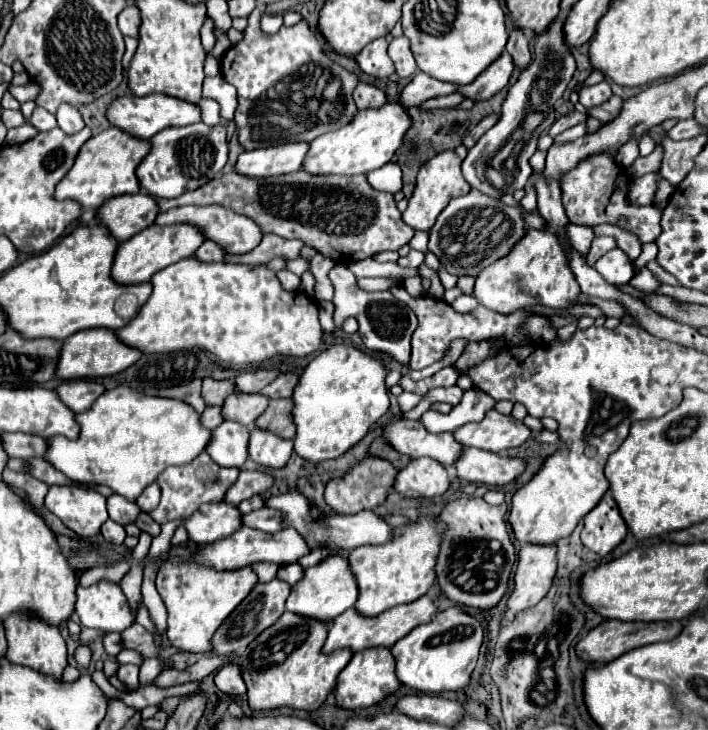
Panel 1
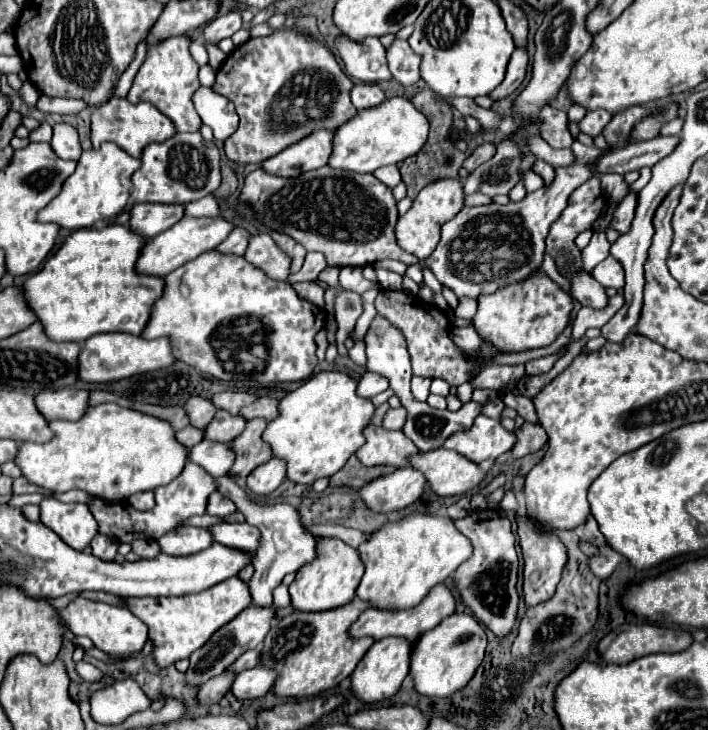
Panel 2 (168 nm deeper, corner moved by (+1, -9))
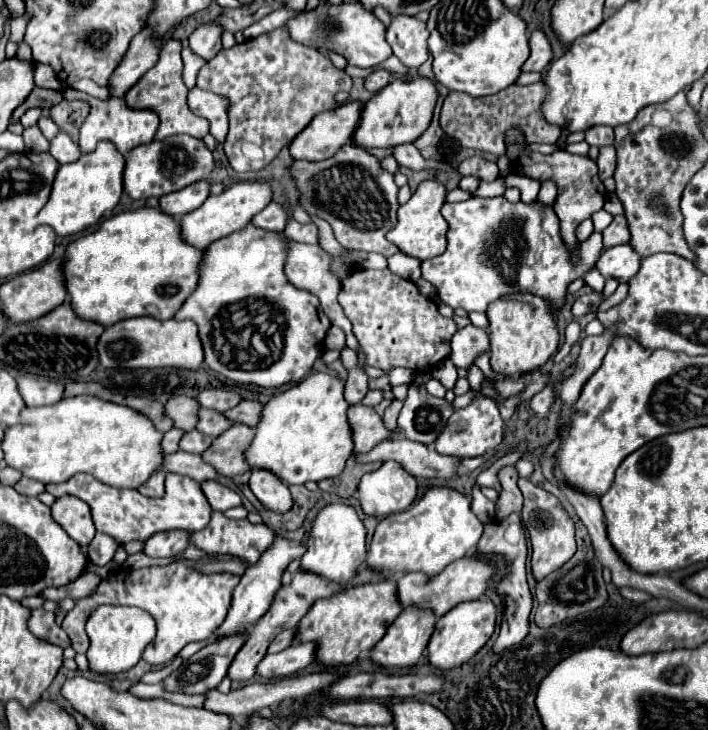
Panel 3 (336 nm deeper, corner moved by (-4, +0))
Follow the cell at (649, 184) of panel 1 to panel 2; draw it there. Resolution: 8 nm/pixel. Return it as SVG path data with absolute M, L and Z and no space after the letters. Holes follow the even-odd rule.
M628 193L622 199L622 203L616 207L614 219L612 219L610 227L616 229L620 235L628 233L630 231L630 225L632 225L632 219L634 219L634 209L636 209L636 195L634 193Z

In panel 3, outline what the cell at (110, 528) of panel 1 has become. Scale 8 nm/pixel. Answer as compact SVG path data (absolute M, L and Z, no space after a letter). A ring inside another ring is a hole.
M99 532L99 534L95 534L93 542L89 544L89 560L97 566L105 566L107 562L113 560L113 554L115 554L117 546L119 544L115 540L111 540L111 536Z

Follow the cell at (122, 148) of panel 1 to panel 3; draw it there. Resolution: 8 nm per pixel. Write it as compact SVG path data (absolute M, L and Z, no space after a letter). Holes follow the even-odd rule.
M101 140L97 148L83 154L77 162L63 164L55 176L53 190L45 208L37 214L39 224L49 224L57 236L69 236L95 226L101 214L113 210L123 194L123 168L125 156L115 148L115 144Z

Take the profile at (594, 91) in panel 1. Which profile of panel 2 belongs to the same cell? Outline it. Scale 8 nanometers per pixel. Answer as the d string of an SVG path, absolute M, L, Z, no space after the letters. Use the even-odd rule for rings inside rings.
M596 109L594 113L586 113L586 117L580 121L580 131L590 137L602 135L602 131L610 123L610 119L612 119L610 113L606 113L604 109Z

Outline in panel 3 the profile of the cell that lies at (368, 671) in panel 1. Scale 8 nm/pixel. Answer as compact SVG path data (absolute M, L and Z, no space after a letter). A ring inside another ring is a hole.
M405 608L387 628L387 634L373 646L373 664L393 670L415 666L433 634L433 626L435 616L431 612Z

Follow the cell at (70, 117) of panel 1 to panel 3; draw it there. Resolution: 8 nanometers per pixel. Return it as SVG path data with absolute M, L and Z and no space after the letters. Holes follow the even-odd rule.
M59 130L59 134L51 140L51 148L49 152L53 154L55 160L59 160L61 164L67 164L67 162L75 162L81 152L79 152L79 144L71 140L71 136L67 136L65 132Z

